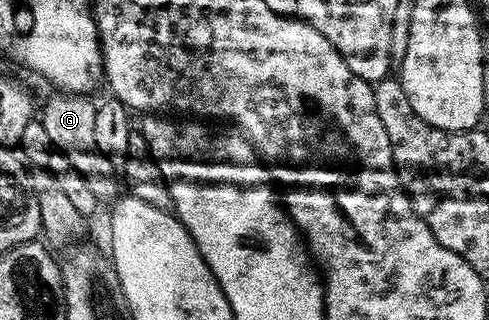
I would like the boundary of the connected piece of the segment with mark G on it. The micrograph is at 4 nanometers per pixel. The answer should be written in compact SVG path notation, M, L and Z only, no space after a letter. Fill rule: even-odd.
M56 91L54 95L44 102L43 113L41 113L43 125L51 139L52 149L69 158L69 162L89 182L89 190L93 190L93 194L97 194L101 202L114 201L121 192L120 181L116 176L117 164L97 146L96 101L91 101L90 95L74 92ZM114 172L117 181L115 181Z

